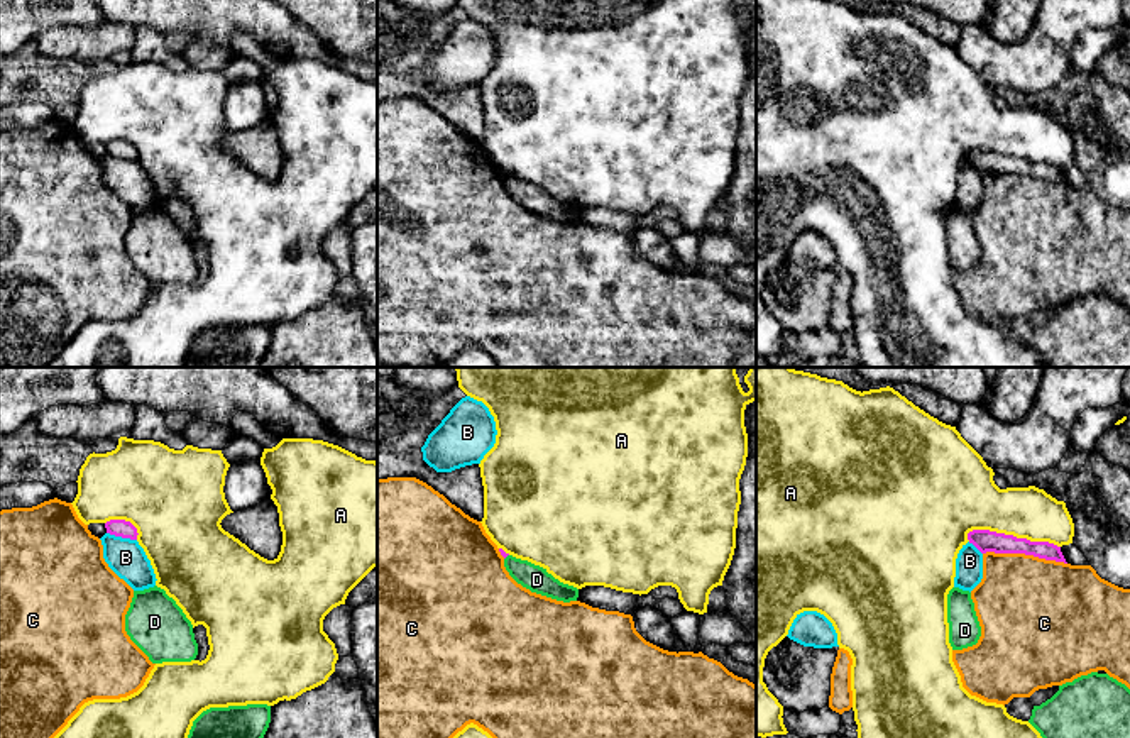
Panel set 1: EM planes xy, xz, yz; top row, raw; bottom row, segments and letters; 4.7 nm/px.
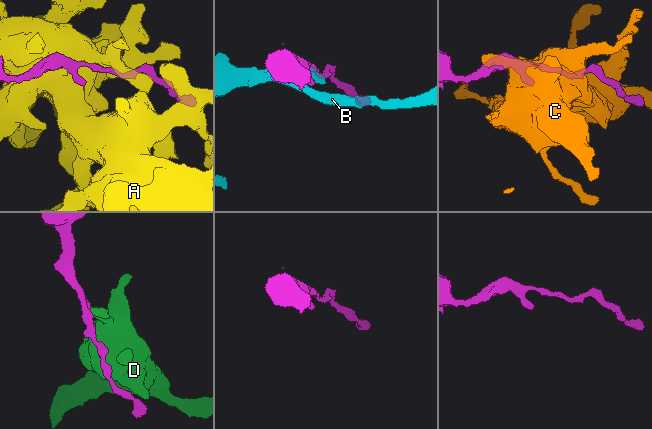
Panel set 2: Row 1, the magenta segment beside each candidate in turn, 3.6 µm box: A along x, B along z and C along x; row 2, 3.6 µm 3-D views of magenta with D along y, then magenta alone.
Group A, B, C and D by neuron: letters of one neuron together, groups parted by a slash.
A / B / C / D

